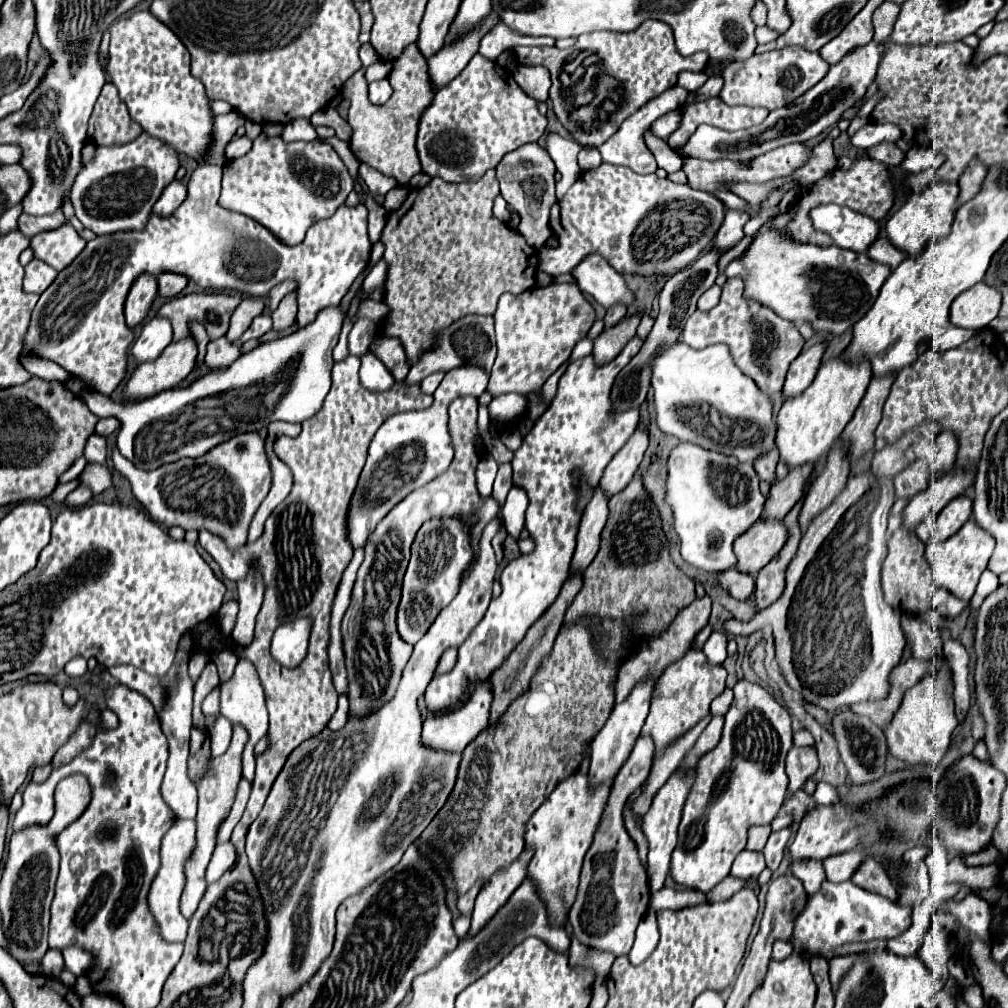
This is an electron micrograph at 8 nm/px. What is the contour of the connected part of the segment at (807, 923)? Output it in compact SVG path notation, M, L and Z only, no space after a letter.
M851 880L847 882L829 882L807 896L803 910L795 916L793 922L793 952L803 956L821 956L839 946L853 942L871 942L887 940L903 934L911 926L911 908L901 908L899 904L887 900L885 896L859 888Z

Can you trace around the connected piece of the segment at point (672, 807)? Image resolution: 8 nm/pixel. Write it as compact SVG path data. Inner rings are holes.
M679 766L669 780L661 786L661 790L655 794L653 804L649 808L649 812L643 816L643 832L647 836L649 844L649 856L647 856L647 874L649 874L649 886L651 890L659 890L665 882L665 876L669 872L669 860L671 860L671 852L677 844L677 826L681 820L681 808L689 796L689 788L693 788L693 778L697 774L697 766L693 766L693 770Z

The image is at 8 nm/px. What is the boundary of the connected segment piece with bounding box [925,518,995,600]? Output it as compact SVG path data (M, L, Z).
M969 518L967 524L963 524L963 528L955 536L947 538L945 542L927 544L925 556L927 556L927 562L931 564L935 584L947 588L951 594L959 596L961 600L971 600L971 596L975 594L977 582L981 578L981 572L987 568L993 546L995 546L995 538L989 532L985 532L975 522L975 518Z

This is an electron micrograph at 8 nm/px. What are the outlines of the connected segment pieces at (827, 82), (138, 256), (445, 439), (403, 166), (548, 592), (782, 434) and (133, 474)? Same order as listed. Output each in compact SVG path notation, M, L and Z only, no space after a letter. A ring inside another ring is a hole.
M871 40L865 46L853 48L841 58L841 62L829 68L827 76L819 84L815 84L807 94L799 96L797 102L769 112L763 124L751 126L747 130L737 130L737 132L697 130L687 142L687 148L683 148L683 152L691 152L691 156L699 156L701 160L717 160L719 156L727 156L729 160L749 160L751 156L759 156L779 146L787 146L791 142L807 142L809 138L819 136L823 130L835 126L841 120L843 112L853 108L857 100L865 96L867 88L873 84L877 76L877 66L885 50L887 46L879 44L877 40Z
M199 164L189 178L189 196L169 218L161 218L153 214L143 232L117 232L115 236L97 236L95 240L87 242L85 250L73 260L73 264L61 270L53 280L53 284L41 294L31 316L31 326L27 330L27 340L23 350L31 350L37 356L61 364L69 374L83 378L89 388L109 396L125 376L127 352L129 352L129 344L133 342L133 332L125 324L123 302L127 298L127 292L135 276L139 276L141 272L151 272L157 276L159 272L171 270L177 274L185 274L187 278L195 280L201 288L235 290L247 296L267 296L269 290L281 284L283 280L295 280L297 282L295 294L299 304L297 316L299 316L299 326L303 326L315 318L315 312L327 306L339 306L341 298L349 292L357 276L369 264L373 244L367 232L365 204L357 204L353 208L339 206L331 218L317 220L309 228L301 244L289 246L279 238L275 238L267 228L257 224L255 220L219 208L217 204L219 192L221 192L221 166ZM247 272L251 272L251 280L243 280Z
M475 366L449 370L435 390L433 404L429 408L393 414L379 426L371 440L367 464L361 472L355 496L351 500L349 524L353 548L355 544L365 544L369 534L377 528L379 520L383 520L395 504L449 468L453 460L453 446L447 430L447 408L455 398L467 394L479 398L487 388L487 376L489 374L483 368Z
M409 44L399 58L393 62L388 80L393 94L385 104L371 104L369 102L368 83L365 78L365 68L361 68L343 84L341 94L351 100L347 122L353 128L353 136L349 140L351 152L363 164L379 170L381 174L395 178L399 184L409 184L409 180L421 172L417 150L415 150L415 136L417 136L417 122L419 112L433 100L433 88L427 74L427 60L419 52L415 44Z
M635 336L621 354L605 366L597 366L591 356L575 360L567 366L559 380L557 396L545 414L533 424L515 452L513 484L523 488L529 496L525 513L525 528L535 538L535 550L509 562L499 580L503 592L491 600L483 620L475 626L469 638L459 646L459 658L451 672L433 678L425 690L425 704L429 712L445 712L459 704L477 684L485 682L497 670L511 650L523 640L527 630L541 618L541 614L555 602L561 586L569 576L569 564L575 550L577 524L581 514L575 512L575 482L573 470L581 470L589 484L597 486L603 468L631 438L639 424L639 410L627 410L611 416L609 392L617 372L639 352L641 340Z
M839 356L825 362L819 368L813 384L797 398L787 400L779 410L775 434L779 460L785 462L789 468L797 468L809 462L813 464L821 456L825 456L855 414L869 382L871 374L867 372L867 368L847 368L847 364L839 360Z
M237 434L199 458L181 458L155 470L135 468L133 462L113 448L113 464L131 482L135 498L157 524L165 528L181 526L185 530L193 530L193 526L205 528L223 538L229 550L239 550L247 544L251 512L257 512L271 488L271 470L259 434Z

